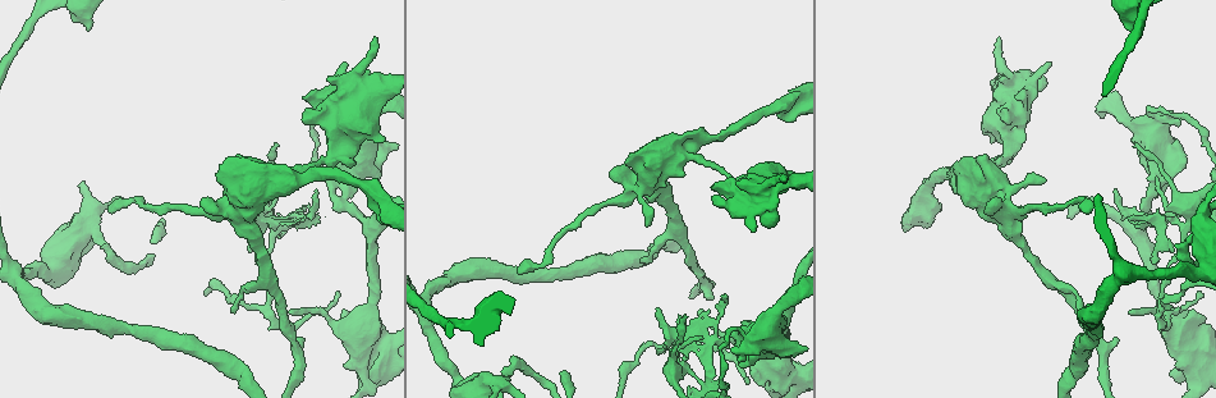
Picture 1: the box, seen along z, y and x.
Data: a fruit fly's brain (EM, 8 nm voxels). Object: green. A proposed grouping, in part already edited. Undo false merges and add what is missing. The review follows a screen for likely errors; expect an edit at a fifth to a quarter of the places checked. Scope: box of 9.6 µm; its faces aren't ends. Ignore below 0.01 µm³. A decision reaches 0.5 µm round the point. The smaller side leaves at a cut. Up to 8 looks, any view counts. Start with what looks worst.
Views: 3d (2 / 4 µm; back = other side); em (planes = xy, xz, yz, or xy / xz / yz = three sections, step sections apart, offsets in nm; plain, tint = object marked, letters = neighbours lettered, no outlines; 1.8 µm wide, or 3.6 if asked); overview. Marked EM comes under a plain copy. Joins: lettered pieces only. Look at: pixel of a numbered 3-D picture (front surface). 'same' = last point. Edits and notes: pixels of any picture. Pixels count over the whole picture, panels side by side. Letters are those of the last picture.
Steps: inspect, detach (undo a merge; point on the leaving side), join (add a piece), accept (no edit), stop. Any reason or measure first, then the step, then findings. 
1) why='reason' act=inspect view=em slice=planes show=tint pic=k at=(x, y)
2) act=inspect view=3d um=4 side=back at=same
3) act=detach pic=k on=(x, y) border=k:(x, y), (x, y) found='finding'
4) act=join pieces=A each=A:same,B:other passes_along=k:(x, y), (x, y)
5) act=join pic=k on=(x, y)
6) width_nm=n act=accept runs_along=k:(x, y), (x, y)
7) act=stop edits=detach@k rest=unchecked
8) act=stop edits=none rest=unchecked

why='four or more arms meet' act=inspect view=3d um=2 pic=1 at=(684, 363)

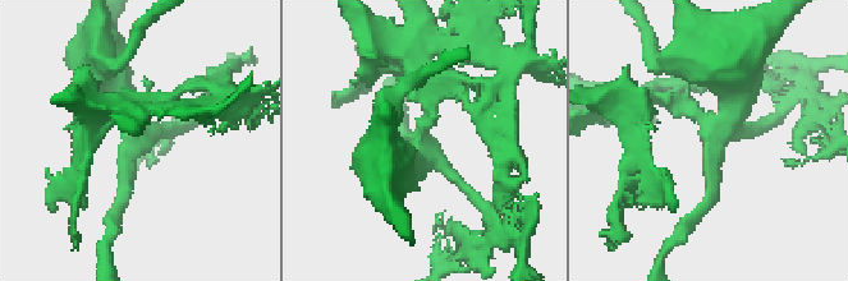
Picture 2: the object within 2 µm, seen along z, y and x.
why='shape alone is not enough' act=inspect view=em um=3.6 slice=planes show=letters pic=2 at=(141, 135)

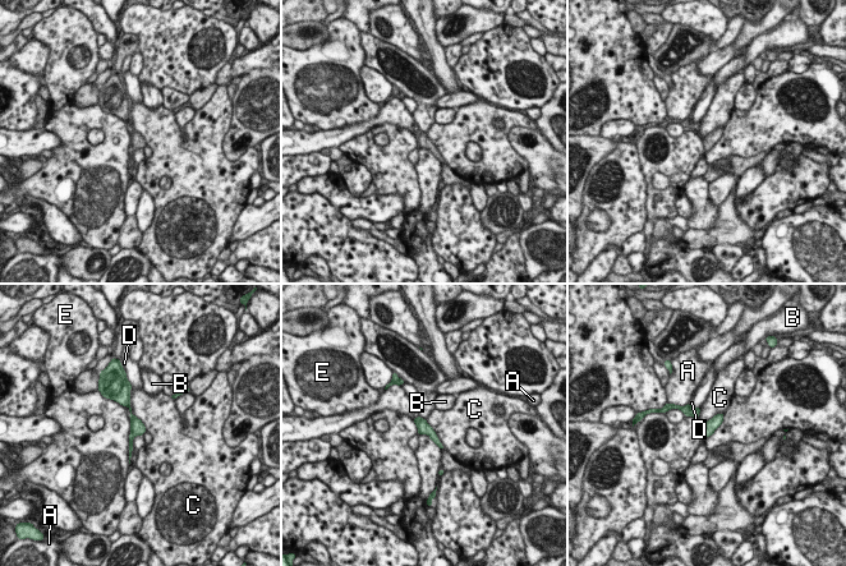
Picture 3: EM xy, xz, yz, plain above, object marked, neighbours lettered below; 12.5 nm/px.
longest_contact=C:600nm act=accept each=A:other,B:other,C:other,D:other,E:other found='all the same cell'

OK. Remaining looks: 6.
why='three arms meet' act=inspect view=em slice=planes show=letters pic=1 at=(1161, 313)

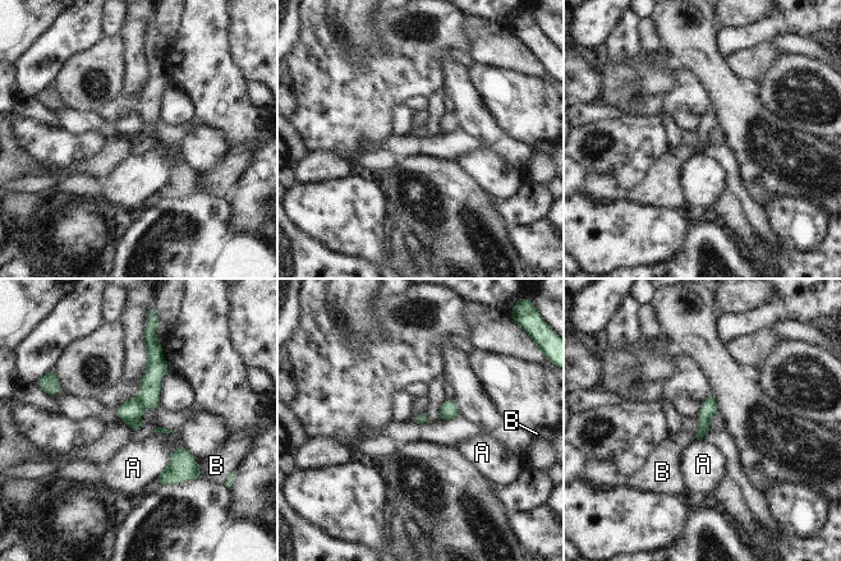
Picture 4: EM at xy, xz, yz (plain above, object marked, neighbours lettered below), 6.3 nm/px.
act=accept each=A:other,B:other border=4:(179, 444), (155, 479) found='continuous, no second cell'

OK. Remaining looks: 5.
why='touches itself' act=inspect view=3d um=4 pic=1 at=(363, 349)

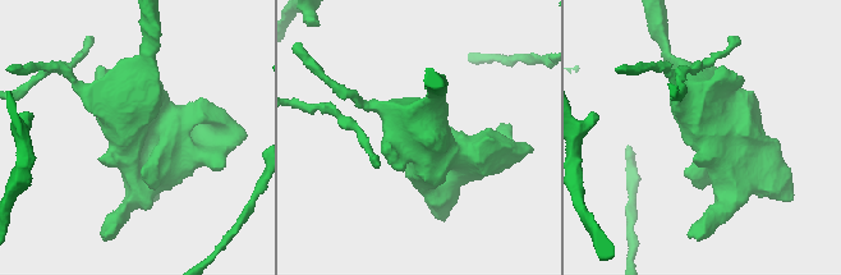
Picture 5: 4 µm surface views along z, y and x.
act=inspect view=em um=3.6 slice=xz step=8 show=letters pic=5 at=(128, 136)

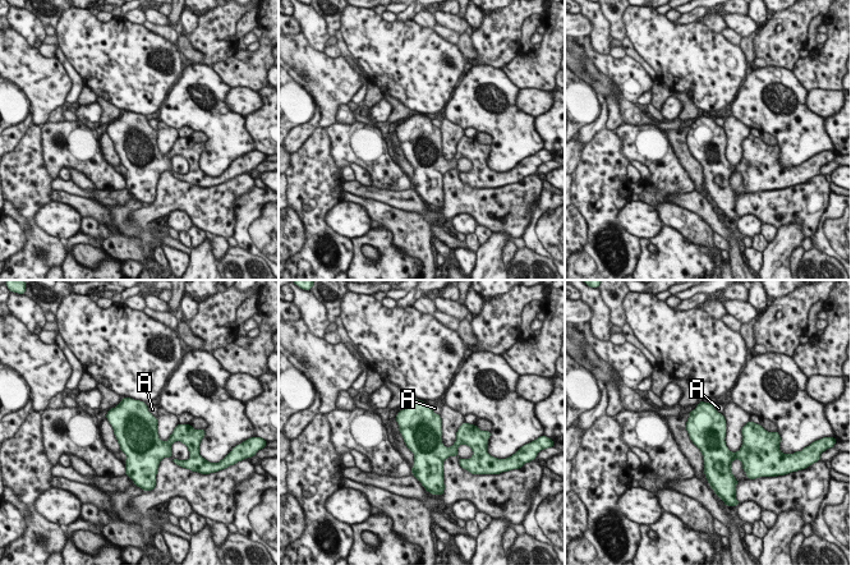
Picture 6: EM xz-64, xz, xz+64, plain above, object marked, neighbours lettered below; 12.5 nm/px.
width_nm=480 act=accept each=A:other border=6:(147, 407), (155, 417) found='continuous, no second cell'

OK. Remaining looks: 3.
act=stop edits=none rest=unchecked

